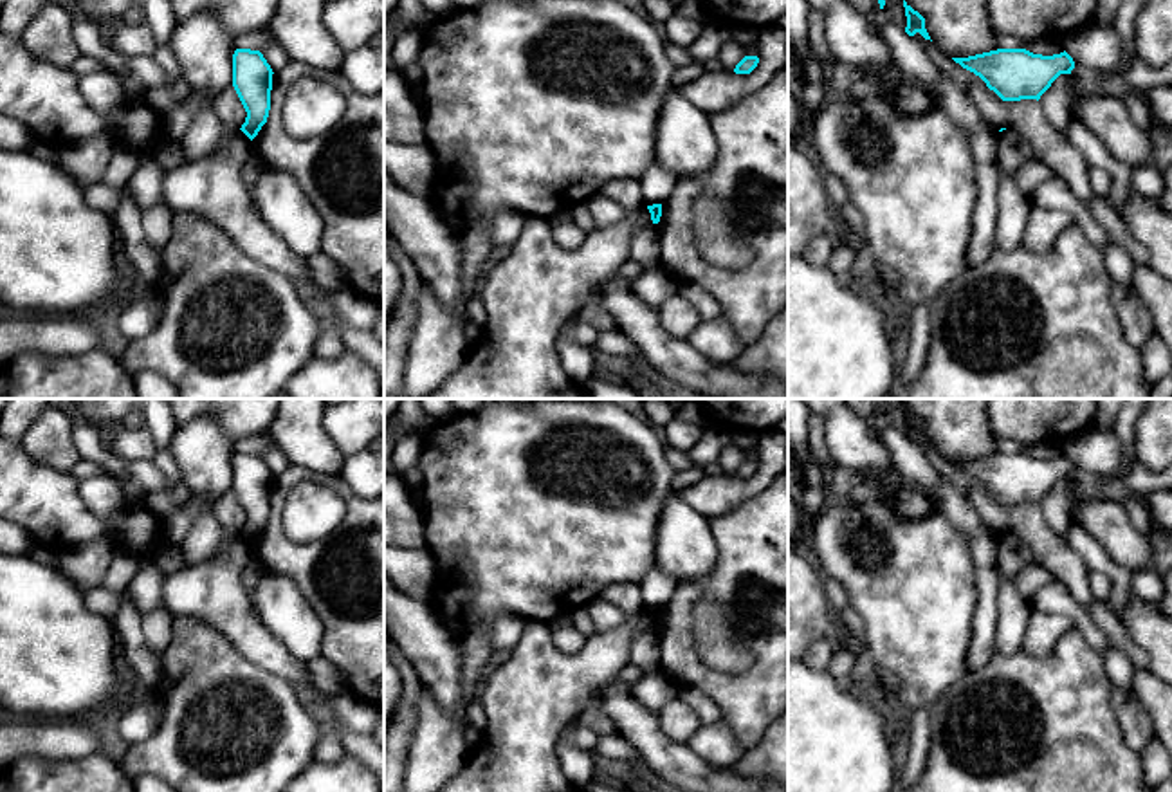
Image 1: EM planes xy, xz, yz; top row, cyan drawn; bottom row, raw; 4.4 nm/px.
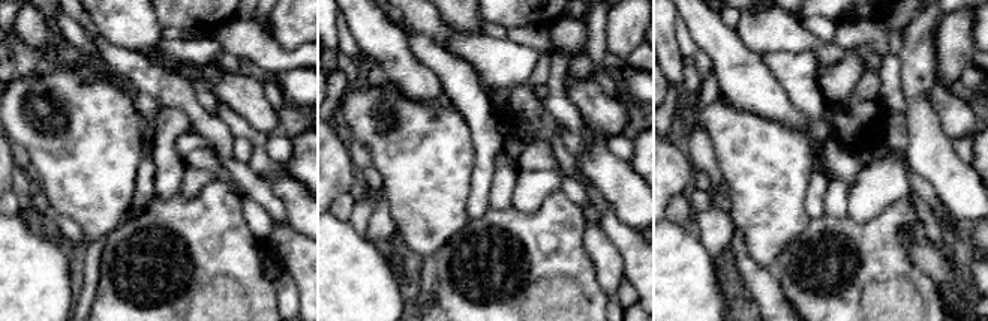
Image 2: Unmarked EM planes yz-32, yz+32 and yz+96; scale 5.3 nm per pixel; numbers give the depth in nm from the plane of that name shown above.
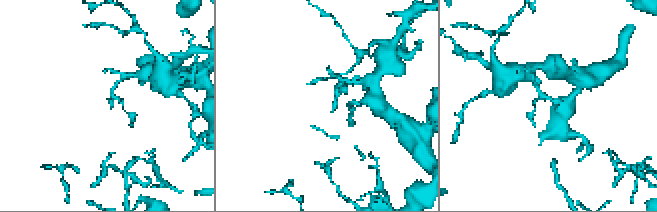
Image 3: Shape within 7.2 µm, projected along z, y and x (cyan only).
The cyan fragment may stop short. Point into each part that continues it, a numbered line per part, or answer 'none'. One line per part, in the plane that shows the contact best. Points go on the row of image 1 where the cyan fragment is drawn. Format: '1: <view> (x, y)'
none

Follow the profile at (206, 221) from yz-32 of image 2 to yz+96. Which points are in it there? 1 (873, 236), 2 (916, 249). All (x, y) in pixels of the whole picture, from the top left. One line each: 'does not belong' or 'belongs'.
1: belongs
2: does not belong

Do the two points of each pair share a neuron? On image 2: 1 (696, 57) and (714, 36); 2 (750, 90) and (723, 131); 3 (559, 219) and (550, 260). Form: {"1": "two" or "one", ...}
{"1": "two", "2": "two", "3": "one"}

